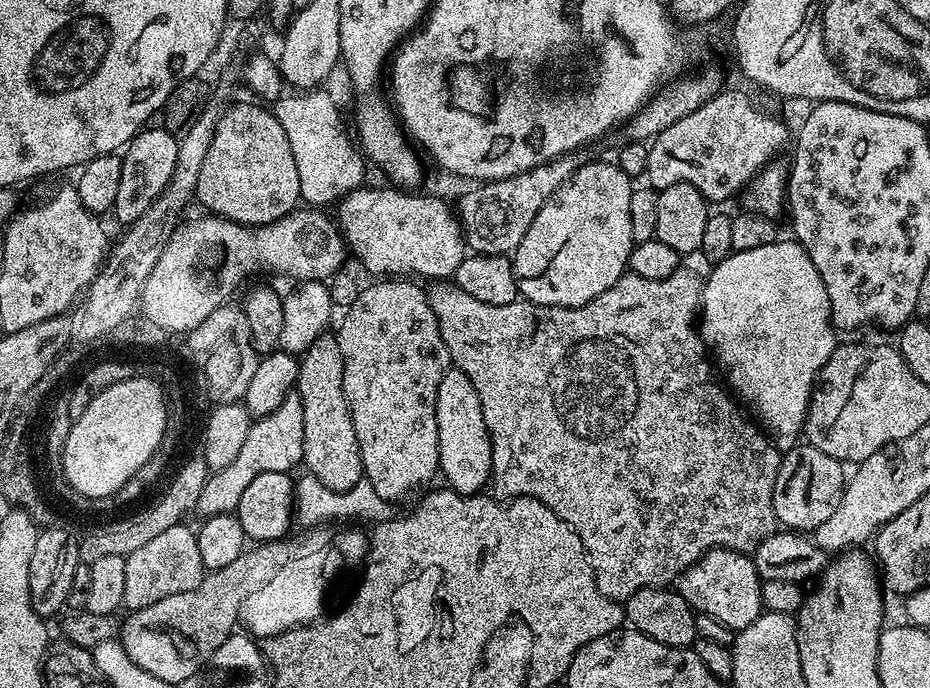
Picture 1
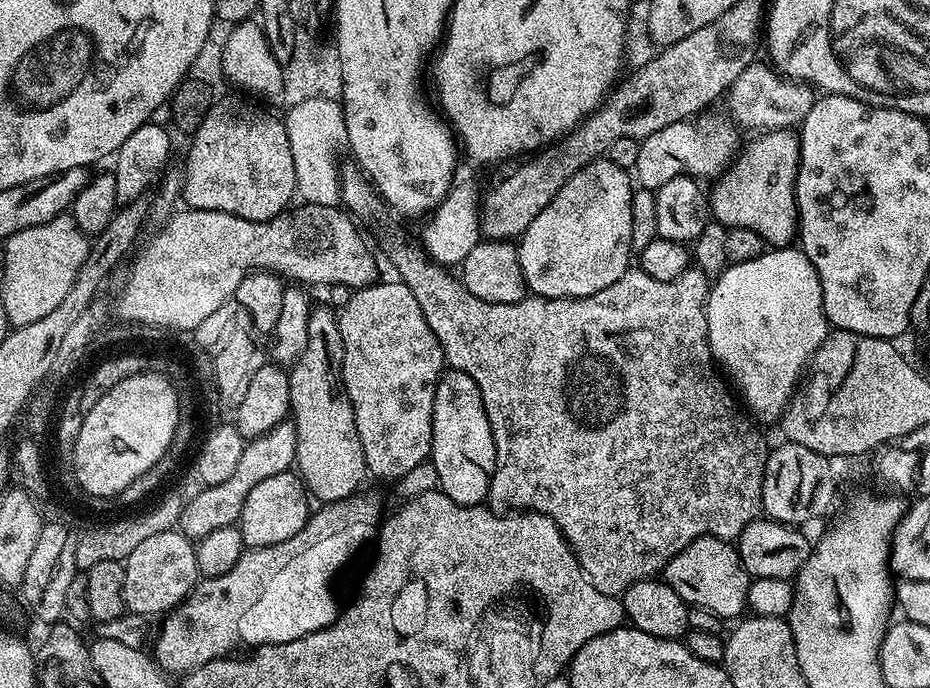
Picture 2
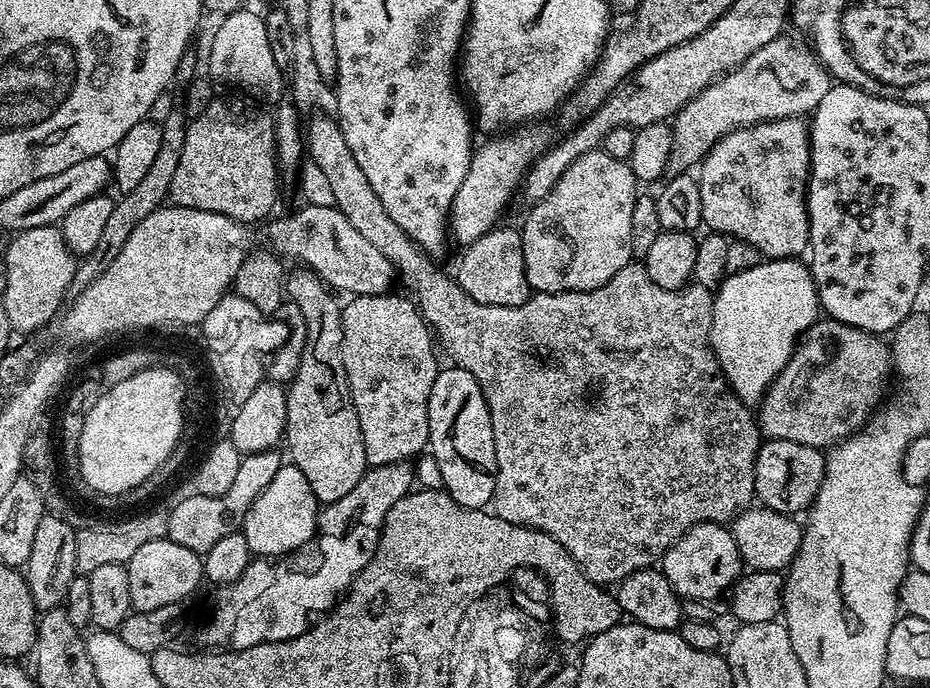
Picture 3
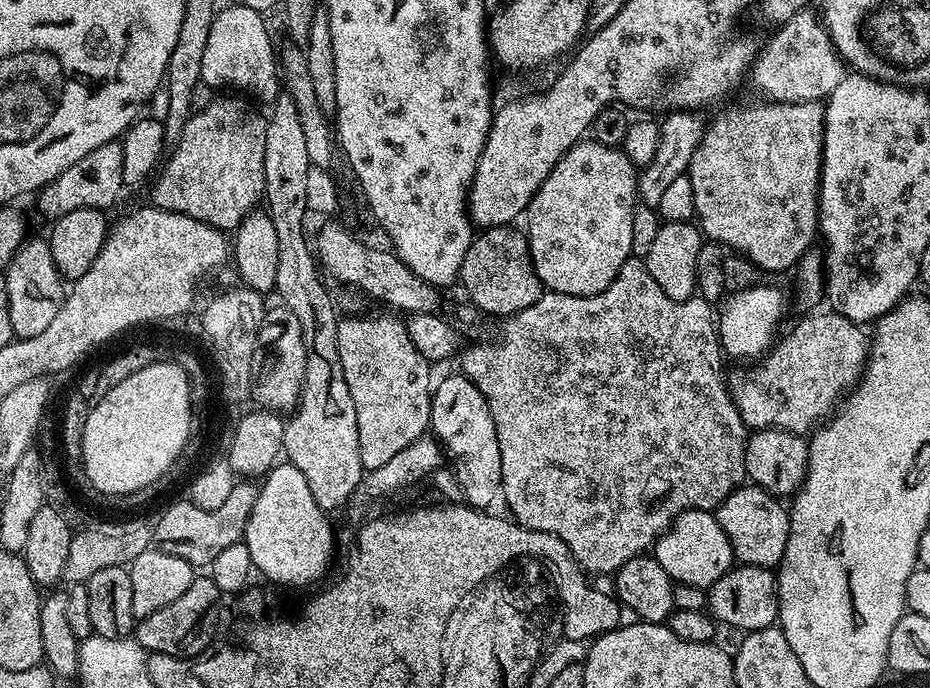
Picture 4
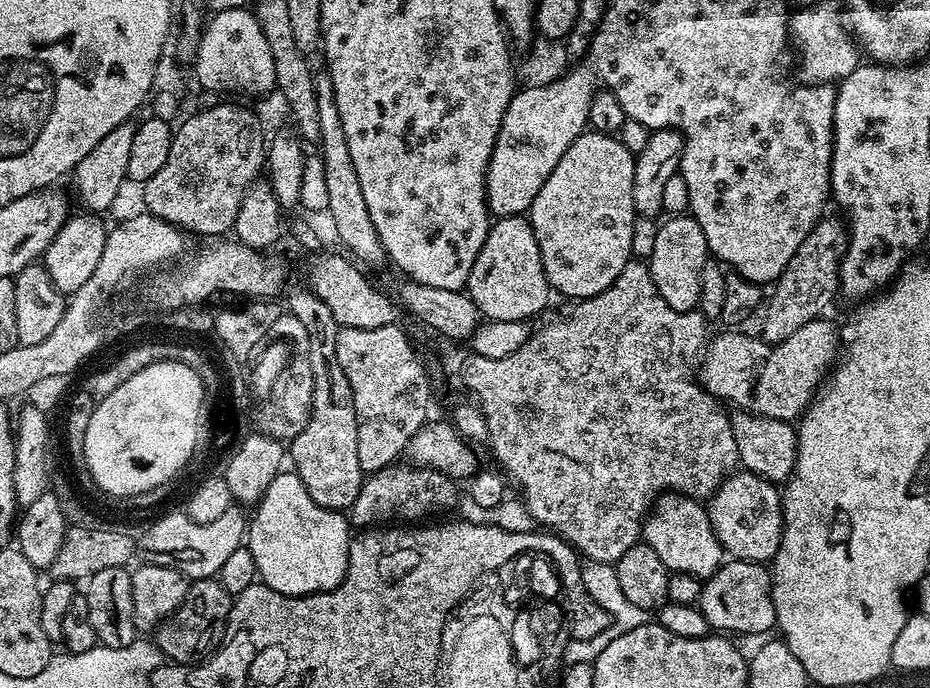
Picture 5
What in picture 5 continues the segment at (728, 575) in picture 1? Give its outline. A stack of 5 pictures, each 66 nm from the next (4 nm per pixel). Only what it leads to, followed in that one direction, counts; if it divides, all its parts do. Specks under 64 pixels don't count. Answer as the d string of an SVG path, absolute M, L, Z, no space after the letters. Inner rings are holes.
M679 492L656 497L644 522L642 540L652 547L658 558L662 558L669 573L682 572L697 578L707 578L714 575L726 560L724 547L714 534L707 507L699 499L681 496Z

